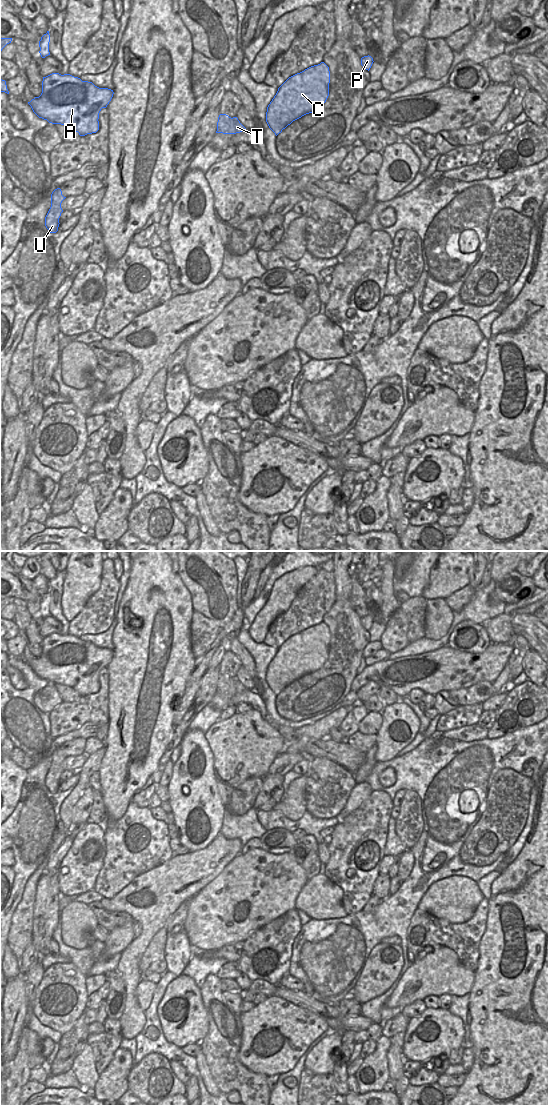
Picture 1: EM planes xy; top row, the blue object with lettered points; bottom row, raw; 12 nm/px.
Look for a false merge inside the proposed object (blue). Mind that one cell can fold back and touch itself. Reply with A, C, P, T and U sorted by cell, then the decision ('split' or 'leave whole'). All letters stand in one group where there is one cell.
groups A C P T U; leave whole

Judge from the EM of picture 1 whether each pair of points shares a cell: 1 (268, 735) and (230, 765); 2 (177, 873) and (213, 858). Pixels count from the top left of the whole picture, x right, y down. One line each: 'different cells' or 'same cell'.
1: same cell
2: same cell

